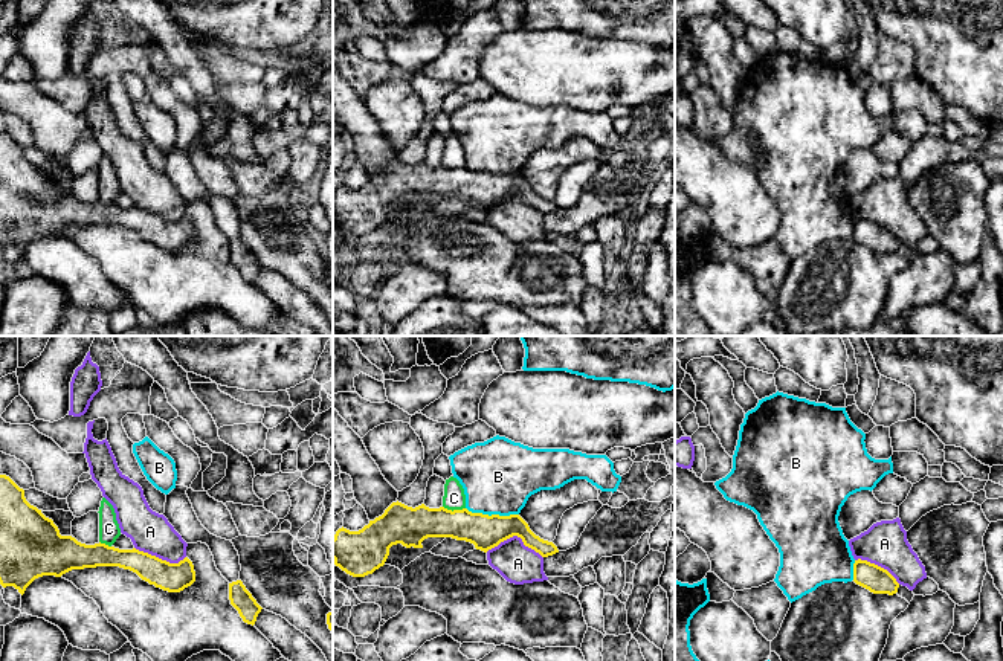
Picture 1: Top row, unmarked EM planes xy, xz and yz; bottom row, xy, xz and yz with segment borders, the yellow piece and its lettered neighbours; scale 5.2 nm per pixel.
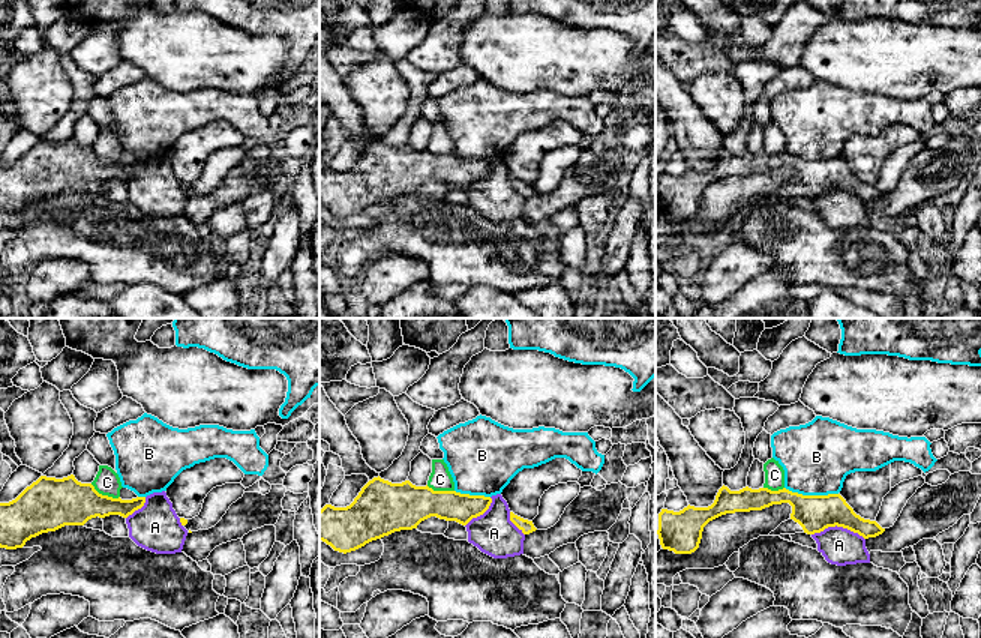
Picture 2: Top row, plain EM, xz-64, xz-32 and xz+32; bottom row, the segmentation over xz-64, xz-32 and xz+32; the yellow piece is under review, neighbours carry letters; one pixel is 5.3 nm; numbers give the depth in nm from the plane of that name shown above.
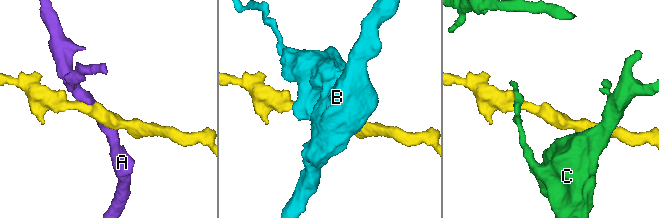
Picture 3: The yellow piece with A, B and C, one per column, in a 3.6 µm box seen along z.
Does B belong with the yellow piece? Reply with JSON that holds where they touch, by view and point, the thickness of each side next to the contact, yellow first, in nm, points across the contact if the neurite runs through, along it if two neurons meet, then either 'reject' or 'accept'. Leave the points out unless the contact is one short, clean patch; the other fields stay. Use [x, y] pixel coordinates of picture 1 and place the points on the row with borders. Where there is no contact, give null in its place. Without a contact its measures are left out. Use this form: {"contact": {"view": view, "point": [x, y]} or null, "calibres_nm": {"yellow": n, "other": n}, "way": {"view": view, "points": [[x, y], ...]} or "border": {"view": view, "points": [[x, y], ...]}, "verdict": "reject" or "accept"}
{"contact": {"view": "xz", "point": [492, 515]}, "calibres_nm": {"yellow": 180, "other": 380}, "border": {"view": "xz", "points": [[466, 507], [475, 513], [518, 515]]}, "verdict": "reject"}

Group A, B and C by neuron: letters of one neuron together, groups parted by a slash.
A / B / C

